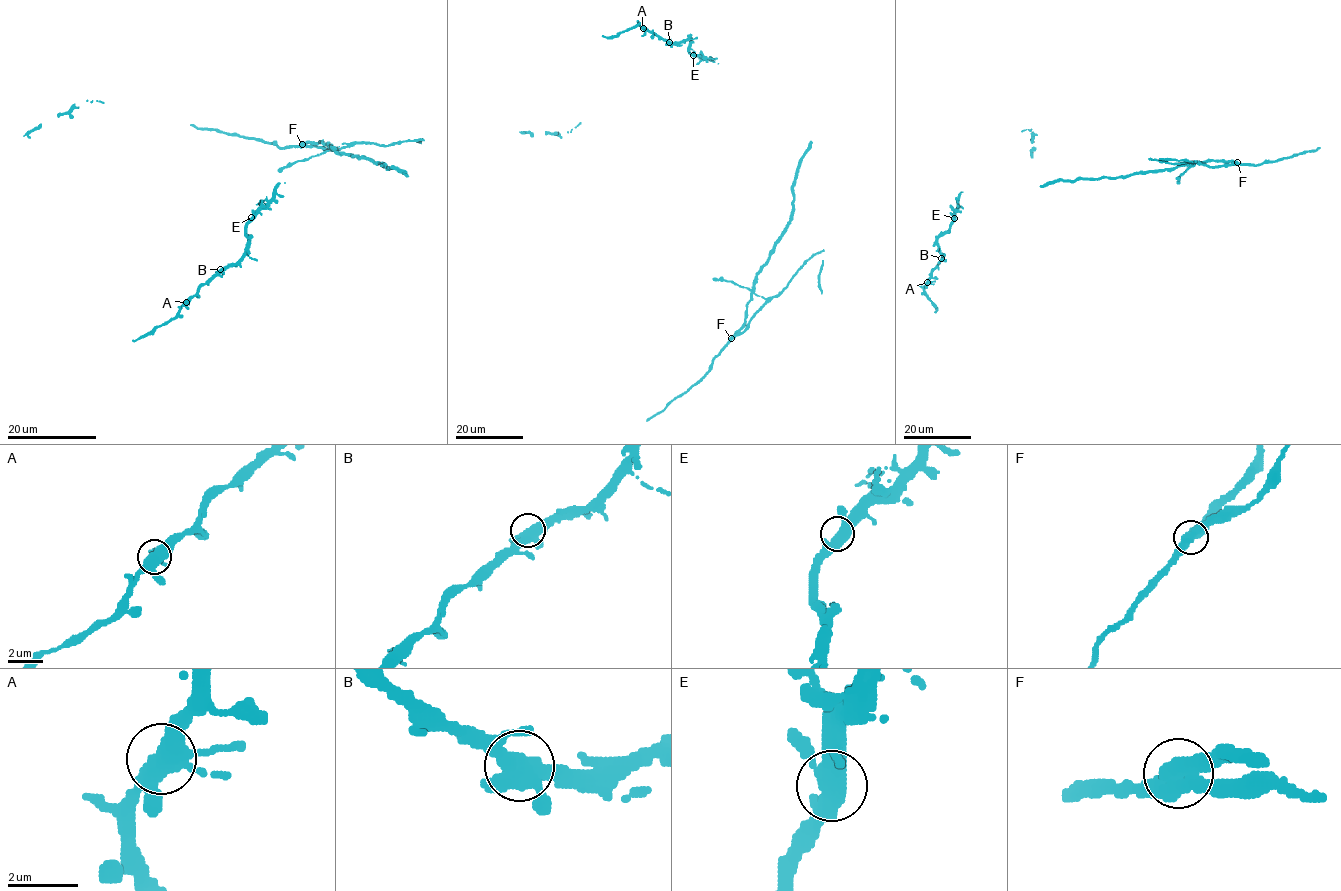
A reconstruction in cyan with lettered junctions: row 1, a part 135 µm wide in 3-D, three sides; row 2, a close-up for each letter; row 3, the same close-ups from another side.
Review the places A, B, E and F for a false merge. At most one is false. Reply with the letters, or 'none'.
F

